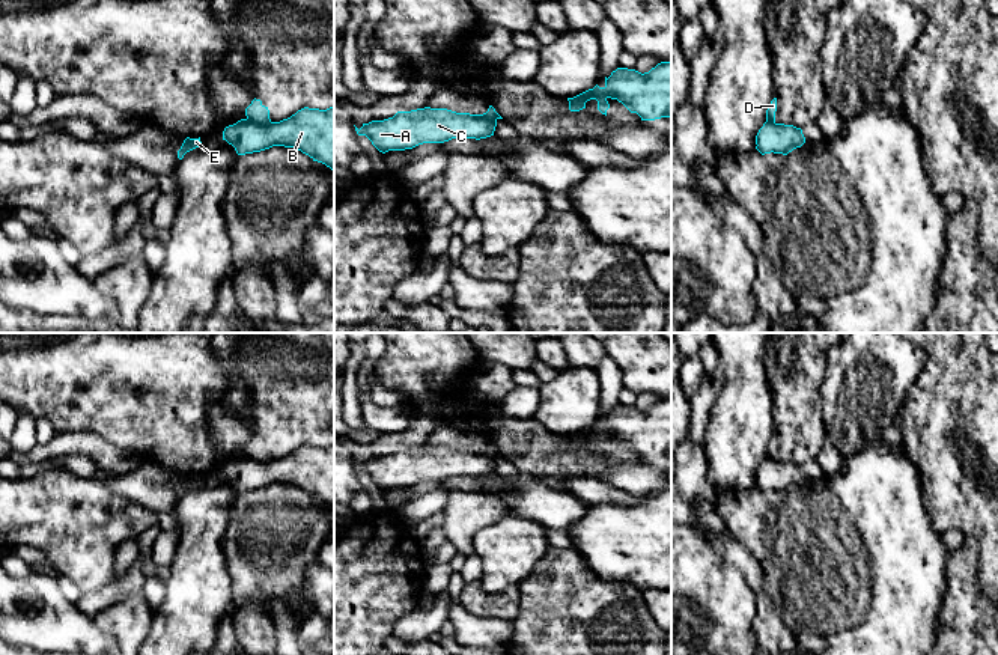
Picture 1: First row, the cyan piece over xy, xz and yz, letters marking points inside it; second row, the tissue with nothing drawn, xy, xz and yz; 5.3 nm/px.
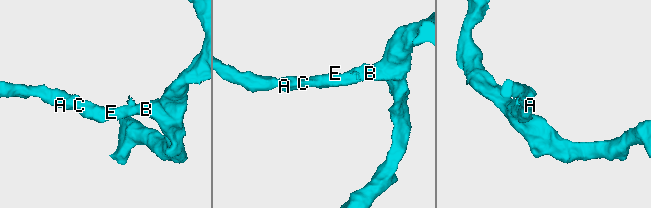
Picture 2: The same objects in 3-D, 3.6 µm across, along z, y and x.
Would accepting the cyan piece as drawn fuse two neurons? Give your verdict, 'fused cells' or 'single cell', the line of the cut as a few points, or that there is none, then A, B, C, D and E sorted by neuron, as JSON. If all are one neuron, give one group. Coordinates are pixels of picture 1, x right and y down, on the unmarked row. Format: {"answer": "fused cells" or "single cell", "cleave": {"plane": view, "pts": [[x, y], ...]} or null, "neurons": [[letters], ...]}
{"answer": "fused cells", "cleave": {"plane": "xy", "pts": [[247, 455], [256, 460], [270, 460]]}, "neurons": [["A", "B", "C", "E"], ["D"]]}

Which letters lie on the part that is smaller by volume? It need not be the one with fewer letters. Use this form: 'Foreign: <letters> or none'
Foreign: D

